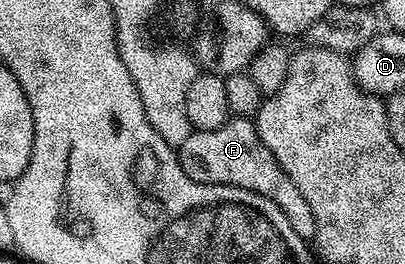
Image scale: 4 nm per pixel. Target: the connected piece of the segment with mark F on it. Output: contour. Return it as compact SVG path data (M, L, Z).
M231 116L224 127L216 127L216 131L191 131L188 139L177 146L178 165L186 176L187 182L199 181L209 185L231 185L244 191L252 191L280 207L292 223L292 231L307 242L313 242L316 235L316 219L312 215L312 207L308 207L308 199L300 195L300 187L288 179L284 167L276 163L276 155L264 147L264 139L260 139L257 124L248 117Z

